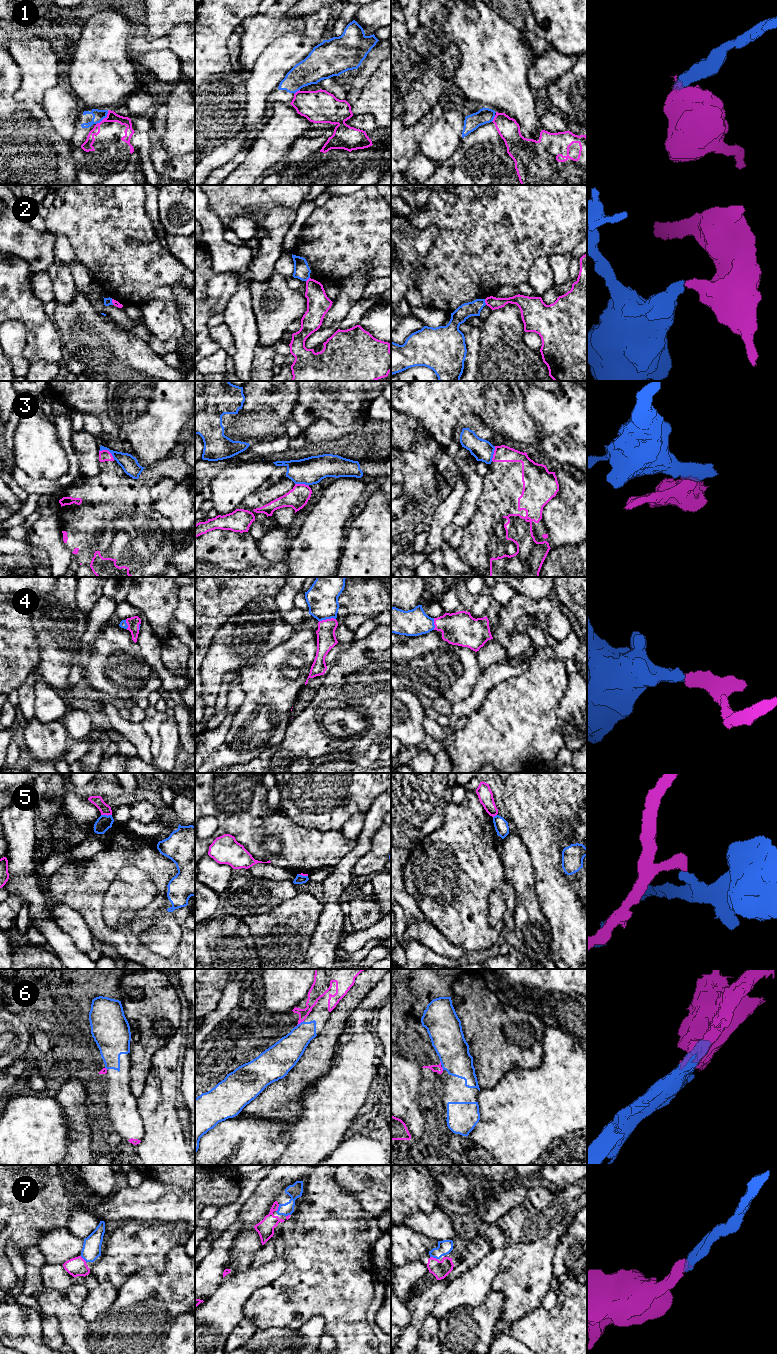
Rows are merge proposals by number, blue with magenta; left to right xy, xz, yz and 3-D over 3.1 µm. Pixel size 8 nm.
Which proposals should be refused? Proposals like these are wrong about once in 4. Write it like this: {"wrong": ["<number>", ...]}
{"wrong": ["1", "2", "3", "5"]}

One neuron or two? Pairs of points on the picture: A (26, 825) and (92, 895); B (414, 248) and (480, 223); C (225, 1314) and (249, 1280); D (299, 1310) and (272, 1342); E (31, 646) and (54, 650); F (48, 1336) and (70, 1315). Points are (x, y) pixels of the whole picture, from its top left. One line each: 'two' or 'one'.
A: two
B: two
C: one
D: two
E: two
F: two

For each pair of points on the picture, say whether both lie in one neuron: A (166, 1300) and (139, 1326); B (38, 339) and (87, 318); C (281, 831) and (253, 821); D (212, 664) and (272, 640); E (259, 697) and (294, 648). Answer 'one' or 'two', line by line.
A: one
B: two
C: one
D: one
E: one

